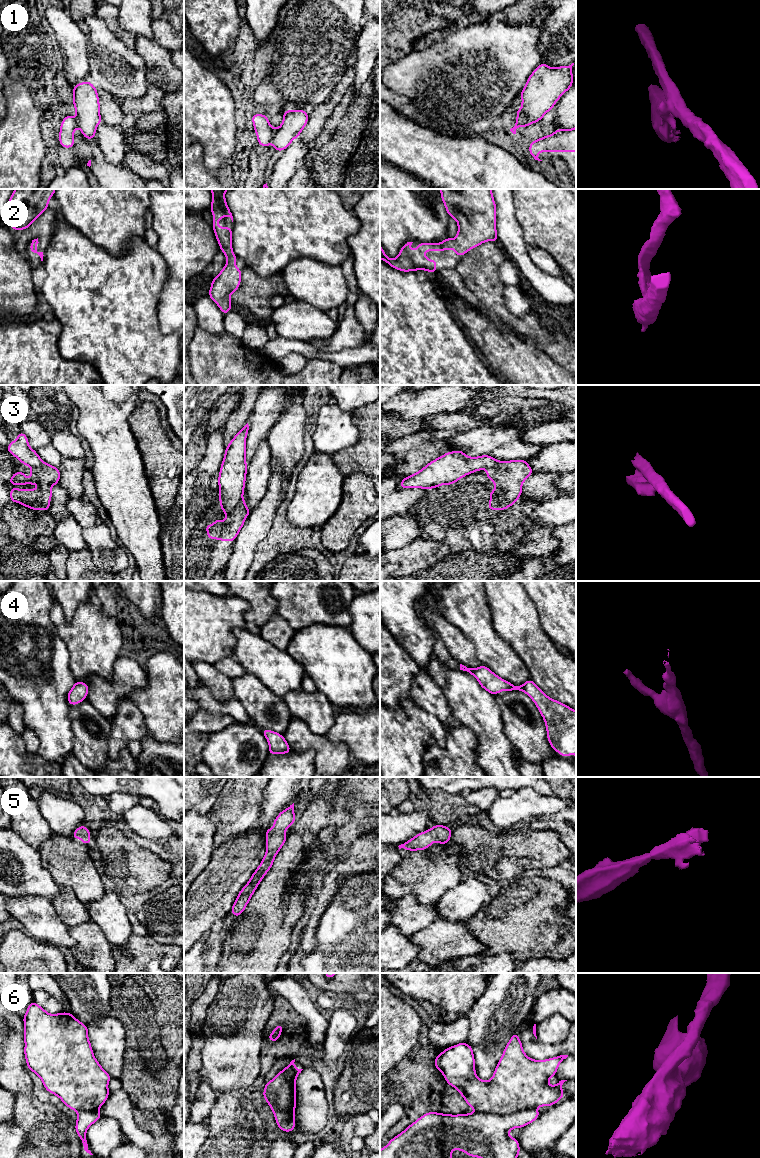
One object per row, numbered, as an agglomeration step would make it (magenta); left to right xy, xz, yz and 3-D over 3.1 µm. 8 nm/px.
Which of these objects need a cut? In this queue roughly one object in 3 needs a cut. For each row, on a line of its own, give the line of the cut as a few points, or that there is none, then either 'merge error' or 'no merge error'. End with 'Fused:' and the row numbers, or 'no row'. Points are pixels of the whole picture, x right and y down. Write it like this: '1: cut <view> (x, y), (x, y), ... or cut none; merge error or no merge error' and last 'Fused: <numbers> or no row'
1: cut xz (275, 129), (271, 142); merge error
2: cut none; no merge error
3: cut xz (242, 498), (225, 512); merge error
4: cut none; no merge error
5: cut none; no merge error
6: cut yz (535, 1107), (504, 1114), (476, 1112); merge error
Fused: 1, 3, 6

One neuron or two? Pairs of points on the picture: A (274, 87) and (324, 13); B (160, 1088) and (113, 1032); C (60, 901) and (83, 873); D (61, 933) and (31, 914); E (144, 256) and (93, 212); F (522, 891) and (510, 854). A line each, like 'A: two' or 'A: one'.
A: one
B: two
C: two
D: one
E: two
F: two

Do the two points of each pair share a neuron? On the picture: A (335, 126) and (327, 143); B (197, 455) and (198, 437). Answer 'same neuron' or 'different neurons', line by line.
A: same neuron
B: same neuron

